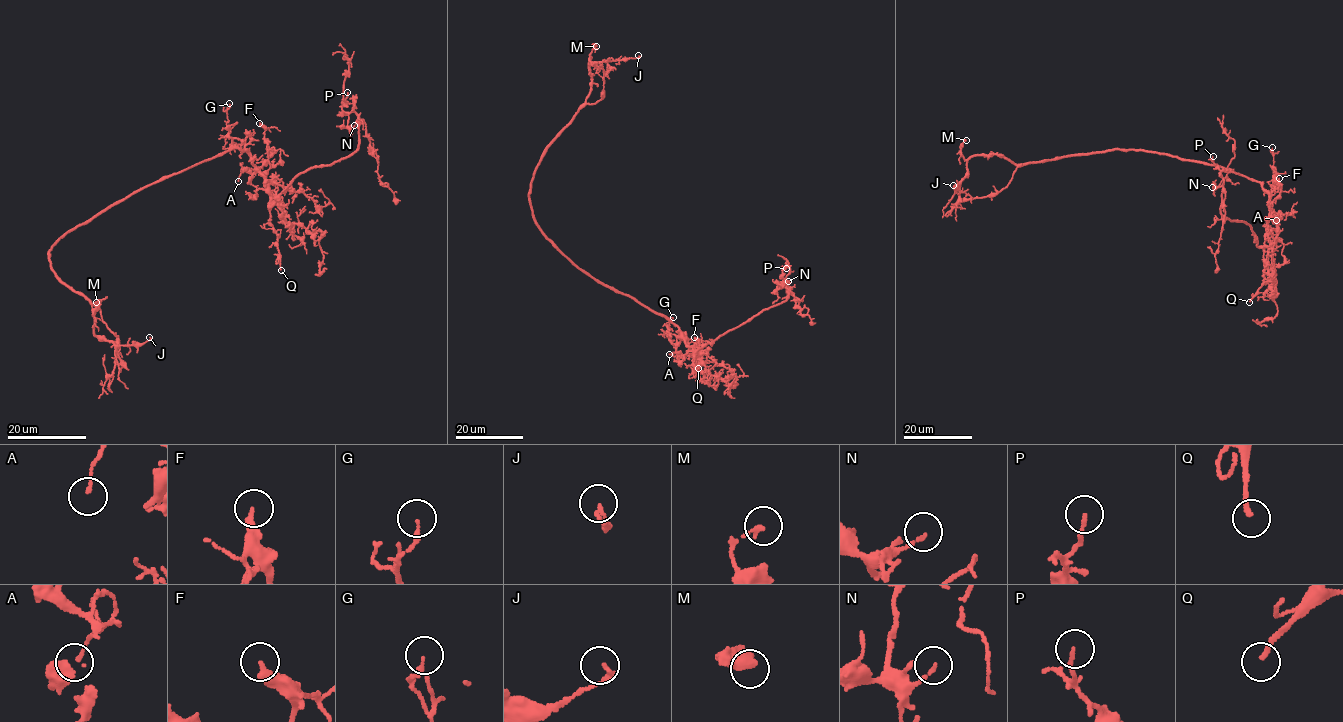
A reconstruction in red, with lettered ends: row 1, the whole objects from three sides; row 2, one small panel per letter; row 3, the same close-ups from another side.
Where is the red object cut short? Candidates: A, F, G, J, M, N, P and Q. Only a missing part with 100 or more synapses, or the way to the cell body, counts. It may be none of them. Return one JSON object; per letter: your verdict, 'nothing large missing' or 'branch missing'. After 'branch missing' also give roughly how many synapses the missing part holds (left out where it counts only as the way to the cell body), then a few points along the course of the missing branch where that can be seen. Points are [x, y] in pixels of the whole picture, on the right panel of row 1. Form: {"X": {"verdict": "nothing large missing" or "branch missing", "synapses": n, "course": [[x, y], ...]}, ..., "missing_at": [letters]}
{"A": {"verdict": "nothing large missing"}, "F": {"verdict": "nothing large missing"}, "G": {"verdict": "nothing large missing"}, "J": {"verdict": "nothing large missing"}, "M": {"verdict": "nothing large missing"}, "N": {"verdict": "nothing large missing"}, "P": {"verdict": "nothing large missing"}, "Q": {"verdict": "branch missing"}, "missing_at": ["Q"]}

